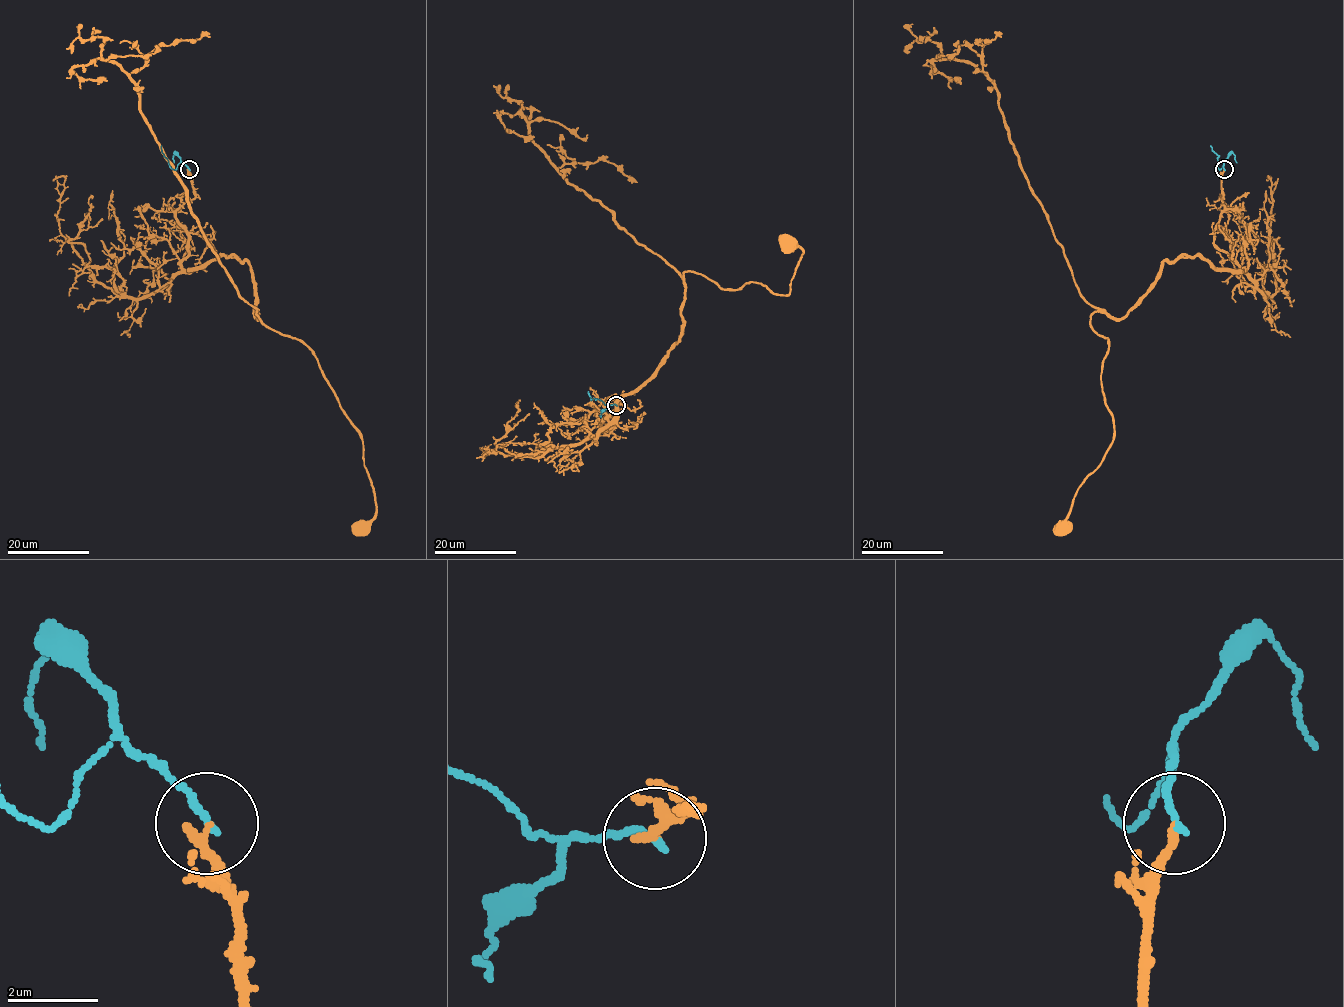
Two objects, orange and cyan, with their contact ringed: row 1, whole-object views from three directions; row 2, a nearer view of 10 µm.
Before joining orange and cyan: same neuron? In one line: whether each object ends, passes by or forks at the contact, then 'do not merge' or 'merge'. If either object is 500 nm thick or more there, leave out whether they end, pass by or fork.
orange ends | cyan ends | do not merge

